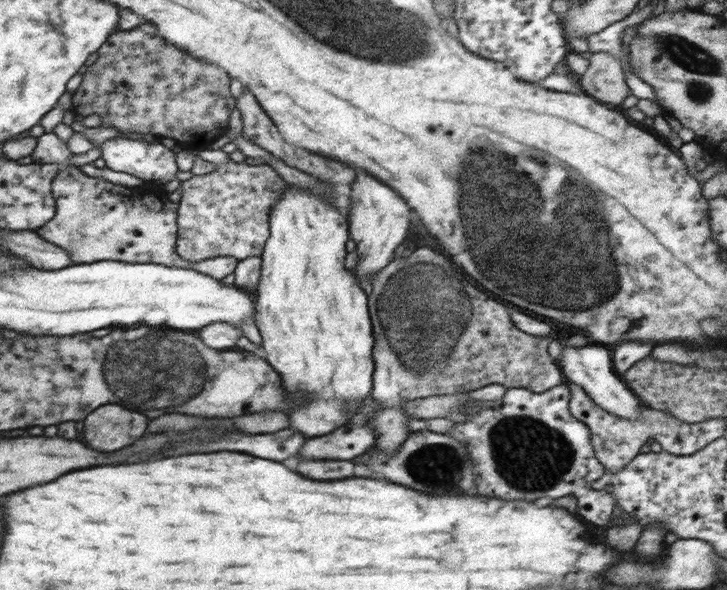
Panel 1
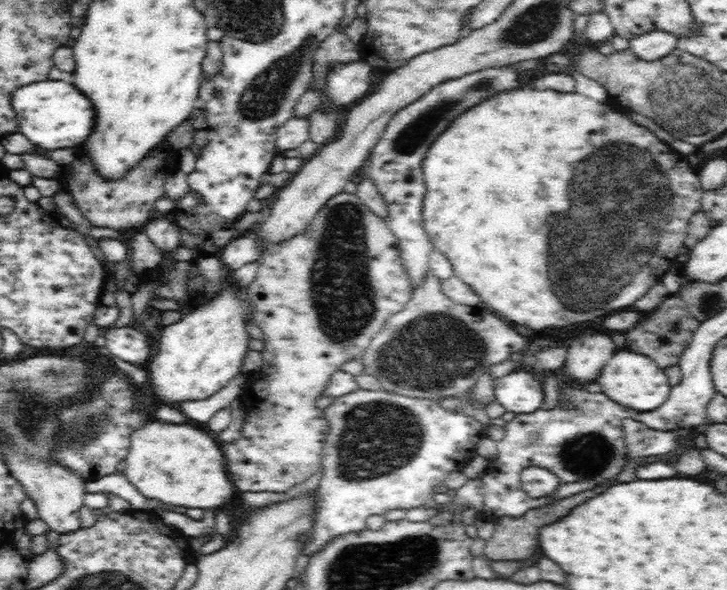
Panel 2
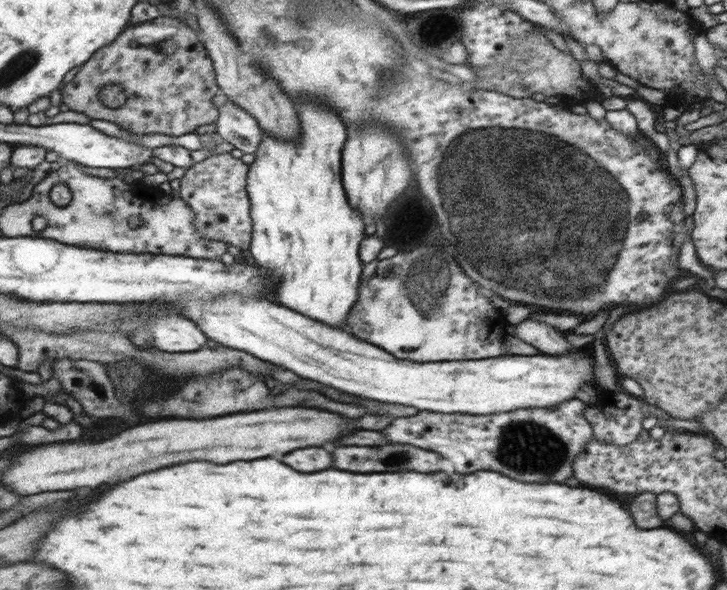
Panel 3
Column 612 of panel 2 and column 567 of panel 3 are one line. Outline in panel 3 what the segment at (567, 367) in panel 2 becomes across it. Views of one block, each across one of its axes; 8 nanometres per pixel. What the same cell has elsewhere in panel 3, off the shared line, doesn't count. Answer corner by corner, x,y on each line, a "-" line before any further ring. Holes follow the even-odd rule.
528,317
516,325
516,338
524,340
526,344
536,346
538,350
542,350
544,354
554,354
554,356
566,356
572,350
580,350
572,348
566,338
554,330
548,323
538,322
538,319

